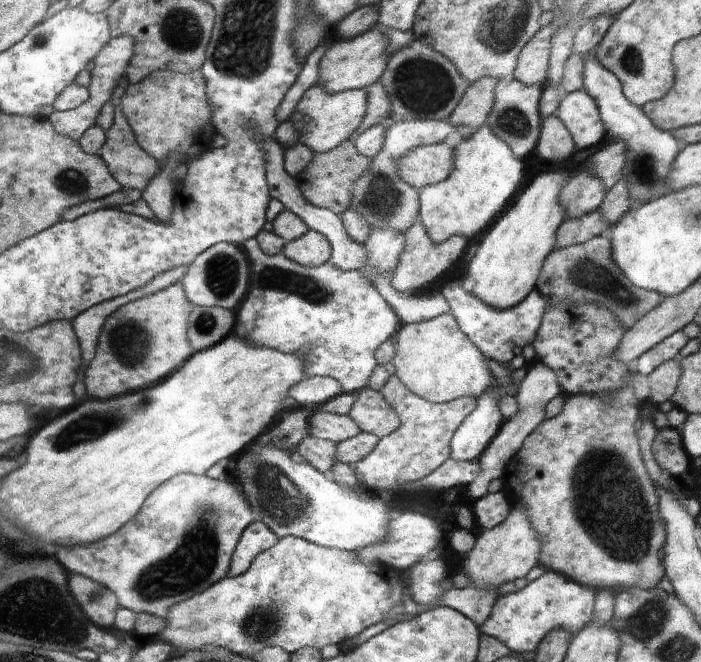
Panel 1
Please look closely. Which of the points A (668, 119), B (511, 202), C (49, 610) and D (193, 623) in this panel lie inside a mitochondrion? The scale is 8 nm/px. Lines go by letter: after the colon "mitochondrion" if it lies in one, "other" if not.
A: other
B: other
C: mitochondrion
D: other

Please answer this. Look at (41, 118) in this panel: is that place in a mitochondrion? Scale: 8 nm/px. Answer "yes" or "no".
no

